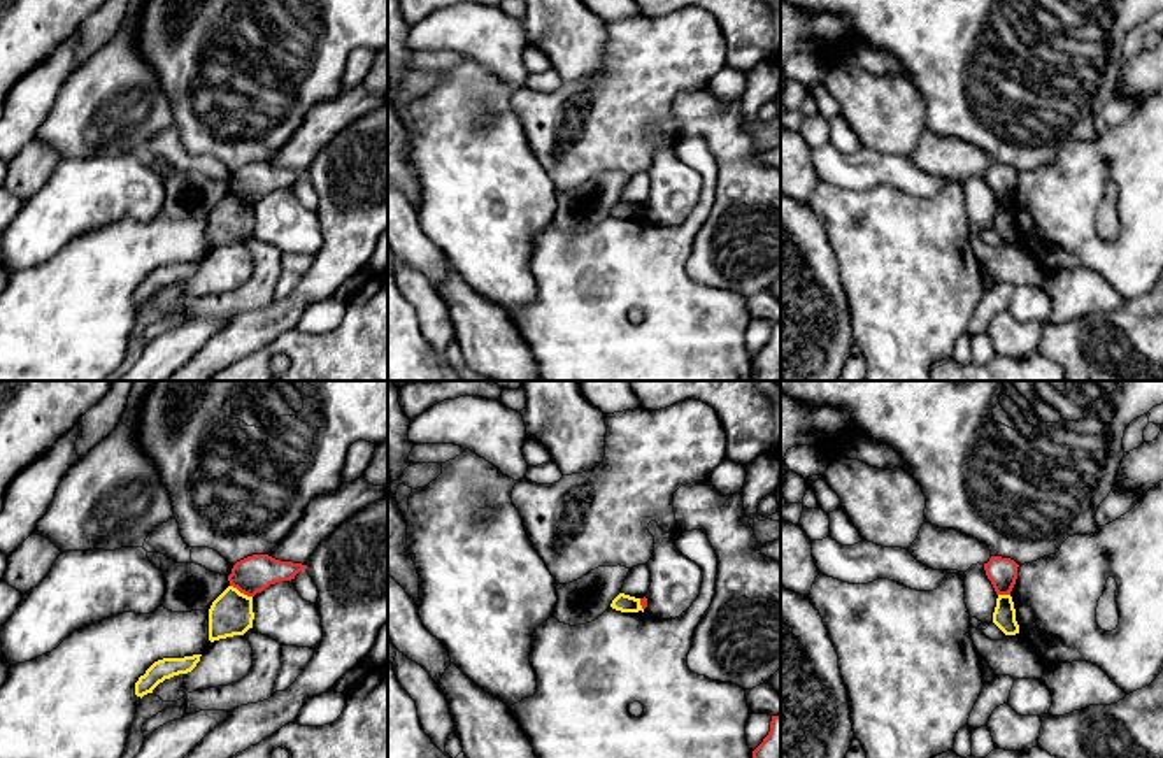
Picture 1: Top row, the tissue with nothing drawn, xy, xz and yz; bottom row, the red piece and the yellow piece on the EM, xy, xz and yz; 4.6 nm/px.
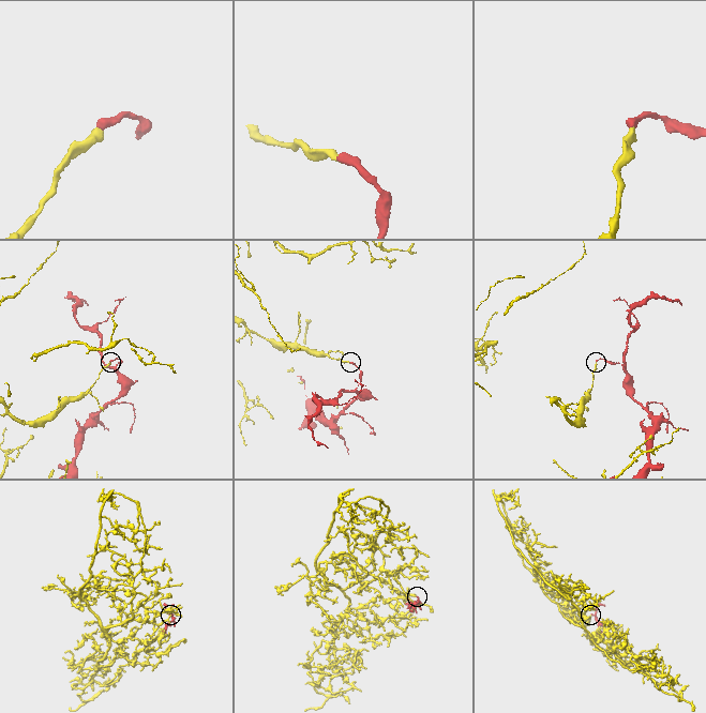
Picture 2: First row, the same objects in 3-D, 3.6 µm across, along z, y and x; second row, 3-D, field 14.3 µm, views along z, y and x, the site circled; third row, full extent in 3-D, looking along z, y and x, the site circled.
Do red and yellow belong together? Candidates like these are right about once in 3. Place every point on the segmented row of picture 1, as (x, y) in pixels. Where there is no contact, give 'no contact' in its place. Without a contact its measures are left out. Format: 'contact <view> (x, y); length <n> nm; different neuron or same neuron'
contact xy (241, 592); length 120 nm; different neuron

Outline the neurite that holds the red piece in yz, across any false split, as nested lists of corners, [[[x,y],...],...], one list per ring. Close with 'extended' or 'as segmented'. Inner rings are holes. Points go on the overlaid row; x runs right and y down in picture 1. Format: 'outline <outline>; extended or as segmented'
outline [[[991,556],[984,563],[988,579],[991,581],[996,595],[1010,595],[1017,579],[1017,563],[1010,558]]]; as segmented

